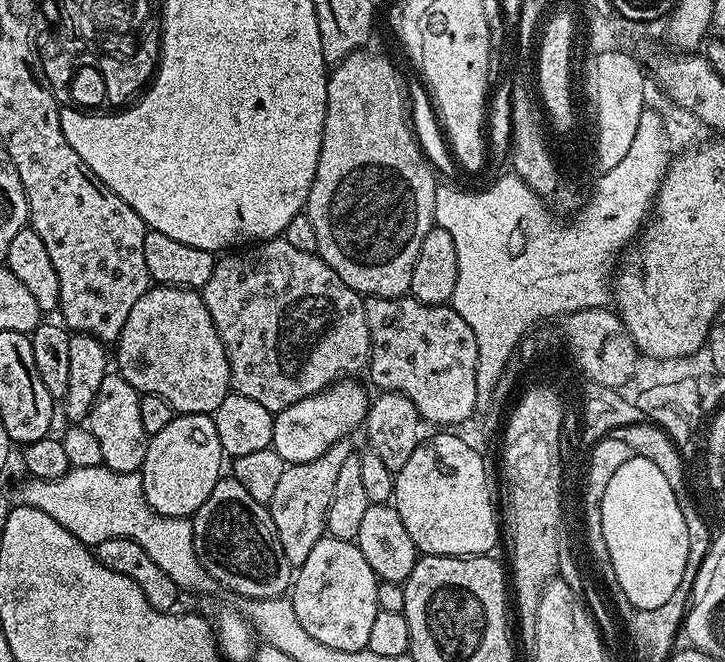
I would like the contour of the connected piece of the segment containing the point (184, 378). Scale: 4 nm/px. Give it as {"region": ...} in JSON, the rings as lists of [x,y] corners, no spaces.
{"region":[[[149,287],[148,292],[142,294],[138,302],[134,302],[126,317],[126,326],[122,326],[122,334],[114,341],[114,348],[114,364],[120,367],[117,368],[119,376],[143,395],[166,398],[173,413],[215,414],[218,406],[222,406],[230,394],[230,362],[226,358],[222,338],[218,338],[218,330],[210,318],[210,310],[206,310],[206,302],[199,291],[191,288]]]}

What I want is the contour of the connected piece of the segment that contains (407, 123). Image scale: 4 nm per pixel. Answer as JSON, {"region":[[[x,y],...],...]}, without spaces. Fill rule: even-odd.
{"region":[[[369,50],[351,52],[345,60],[340,61],[328,74],[328,101],[326,102],[326,122],[322,134],[322,150],[318,154],[318,170],[314,174],[314,182],[310,186],[310,194],[306,205],[306,215],[310,218],[310,226],[314,226],[314,235],[318,238],[316,252],[324,259],[326,266],[350,286],[350,290],[359,292],[361,297],[381,296],[394,298],[405,295],[410,289],[410,278],[414,274],[414,262],[418,258],[418,250],[422,250],[422,238],[434,226],[436,218],[436,190],[438,176],[434,171],[420,144],[416,140],[416,131],[412,129],[412,113],[408,102],[405,81],[400,80],[396,68],[384,56],[375,56]]]}

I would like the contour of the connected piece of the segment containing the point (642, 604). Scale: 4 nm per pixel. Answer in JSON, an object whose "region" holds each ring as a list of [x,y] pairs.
{"region":[[[633,454],[626,462],[622,462],[622,466],[618,466],[614,478],[610,478],[610,483],[606,486],[606,494],[602,494],[602,538],[606,542],[610,572],[616,575],[615,587],[620,588],[622,594],[626,594],[626,598],[630,598],[630,602],[634,602],[634,606],[638,606],[642,610],[654,610],[658,606],[662,606],[662,602],[667,602],[670,594],[674,594],[674,590],[678,590],[678,582],[682,582],[689,575],[686,558],[690,554],[690,534],[686,534],[685,511],[685,505],[680,504],[678,498],[674,498],[674,490],[670,490],[670,482],[666,482],[662,470],[658,470],[658,466],[654,466],[654,462],[650,462],[650,458],[645,456]]]}

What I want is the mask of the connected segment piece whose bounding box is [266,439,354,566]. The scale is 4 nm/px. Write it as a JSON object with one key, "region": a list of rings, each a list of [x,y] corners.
{"region":[[[347,439],[338,441],[330,446],[330,450],[326,450],[326,454],[322,454],[322,458],[314,458],[314,462],[287,465],[278,487],[274,489],[274,498],[270,498],[266,506],[278,530],[282,550],[294,566],[305,562],[314,544],[326,535],[324,519],[330,498],[334,498],[334,481],[338,479],[338,469],[344,465],[346,458],[354,455],[354,448],[348,443]]]}

